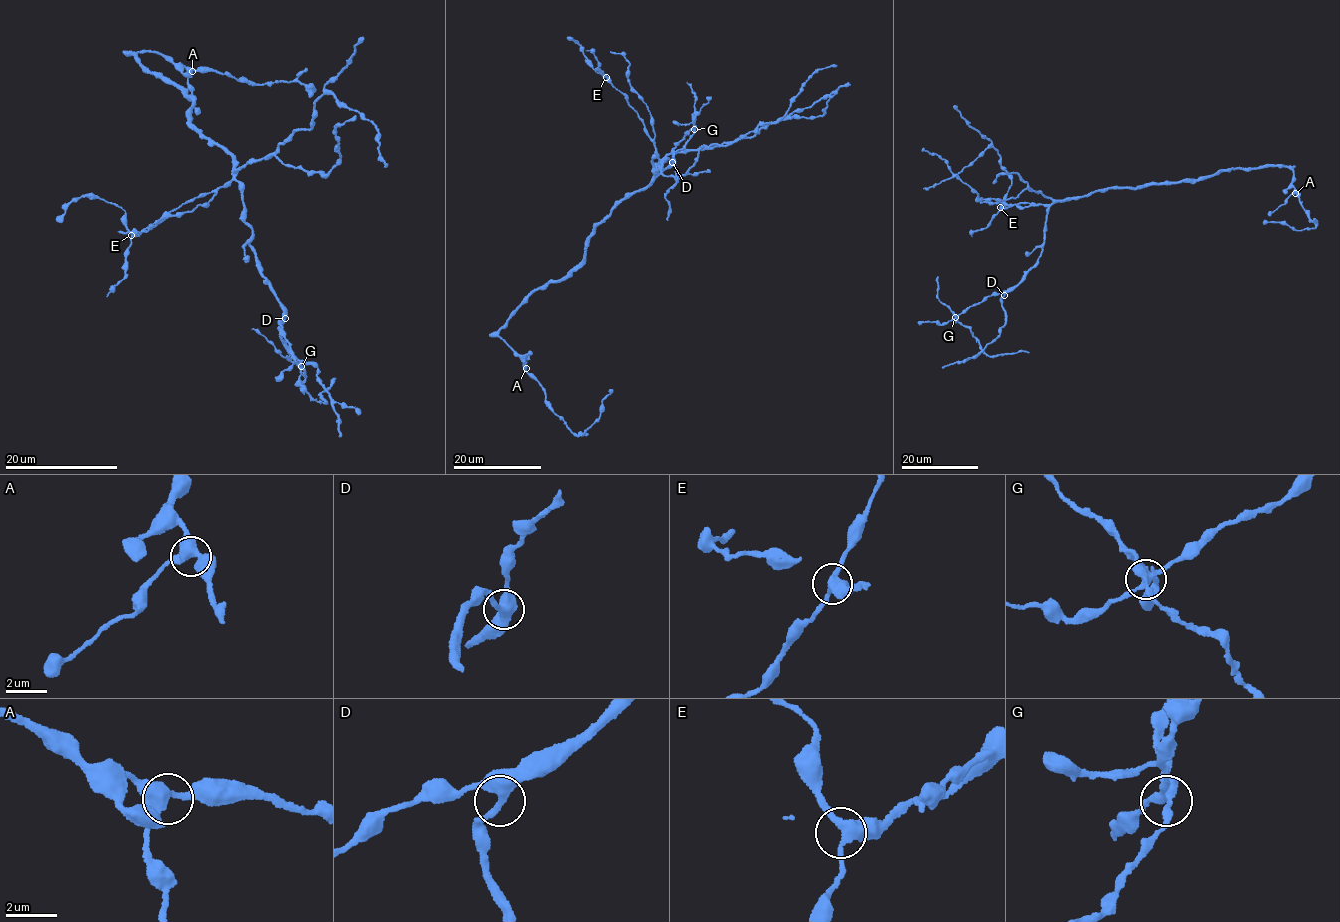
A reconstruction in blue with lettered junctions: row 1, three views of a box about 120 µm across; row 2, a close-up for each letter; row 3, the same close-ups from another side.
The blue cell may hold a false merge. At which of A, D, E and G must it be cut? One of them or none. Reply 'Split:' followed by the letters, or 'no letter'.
Split: G

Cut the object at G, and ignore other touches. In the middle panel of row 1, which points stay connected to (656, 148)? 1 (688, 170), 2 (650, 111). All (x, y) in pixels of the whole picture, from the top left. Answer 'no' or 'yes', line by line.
1: yes
2: yes

